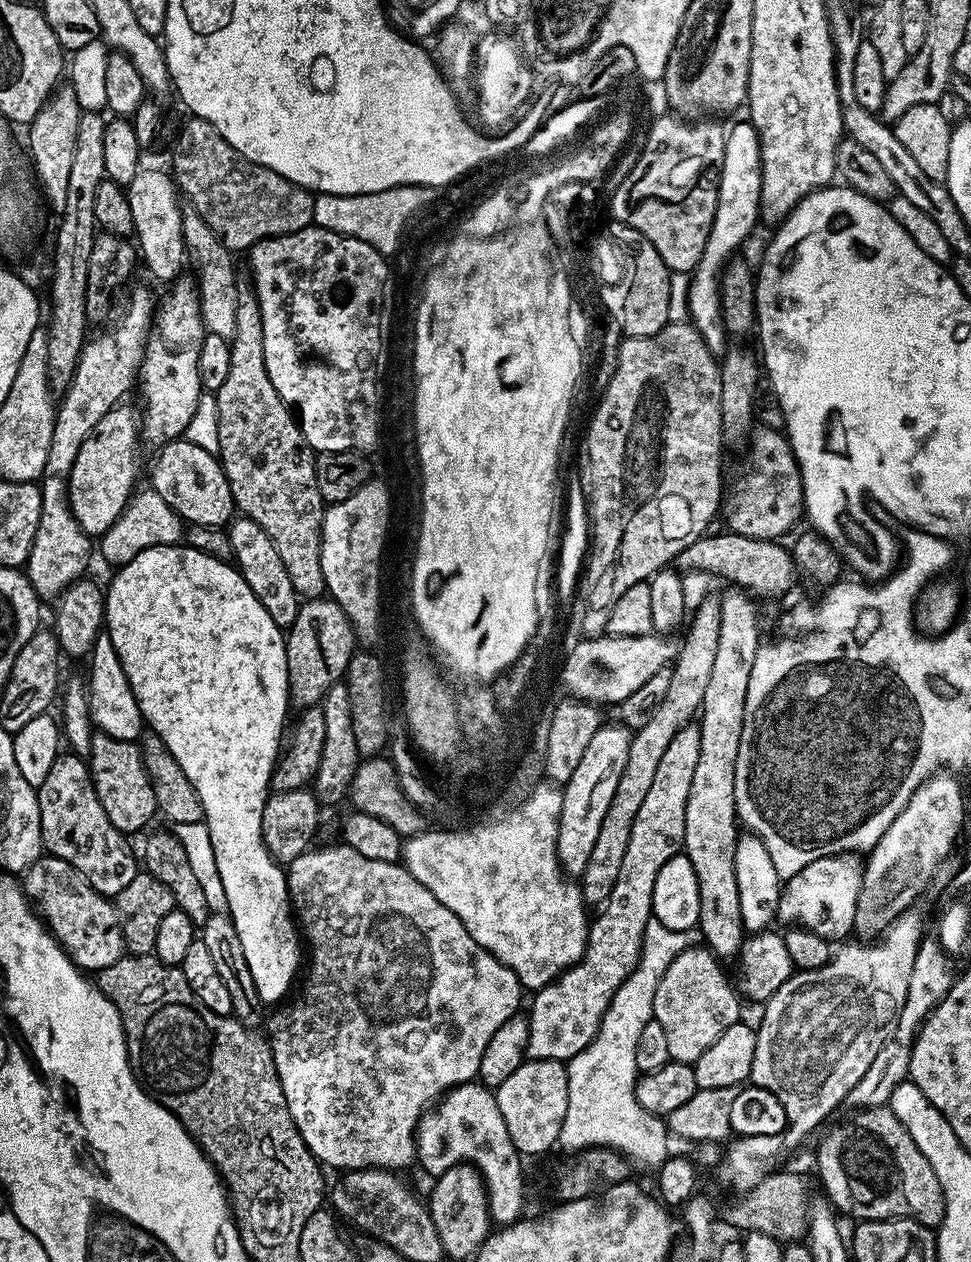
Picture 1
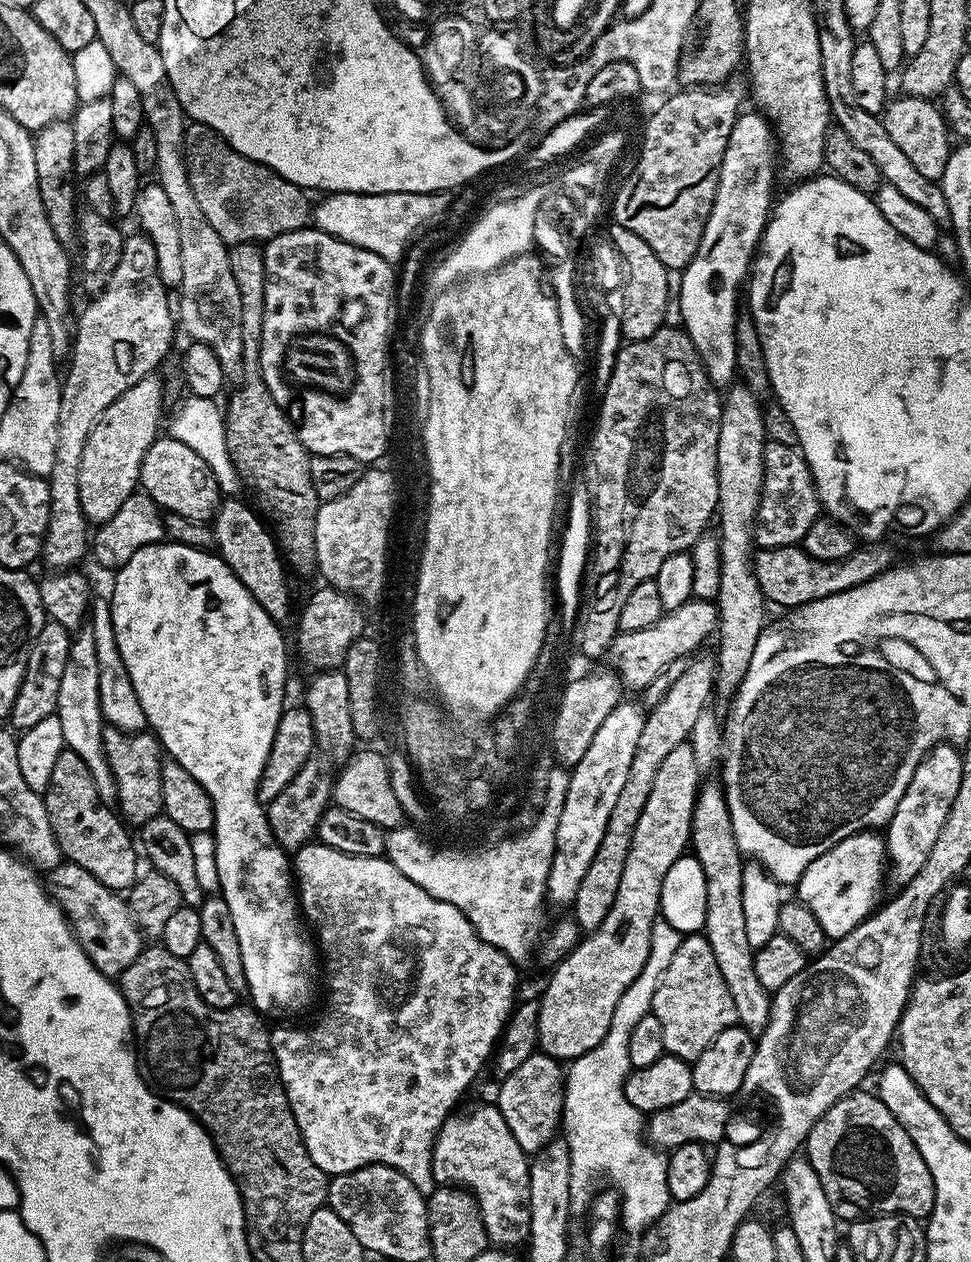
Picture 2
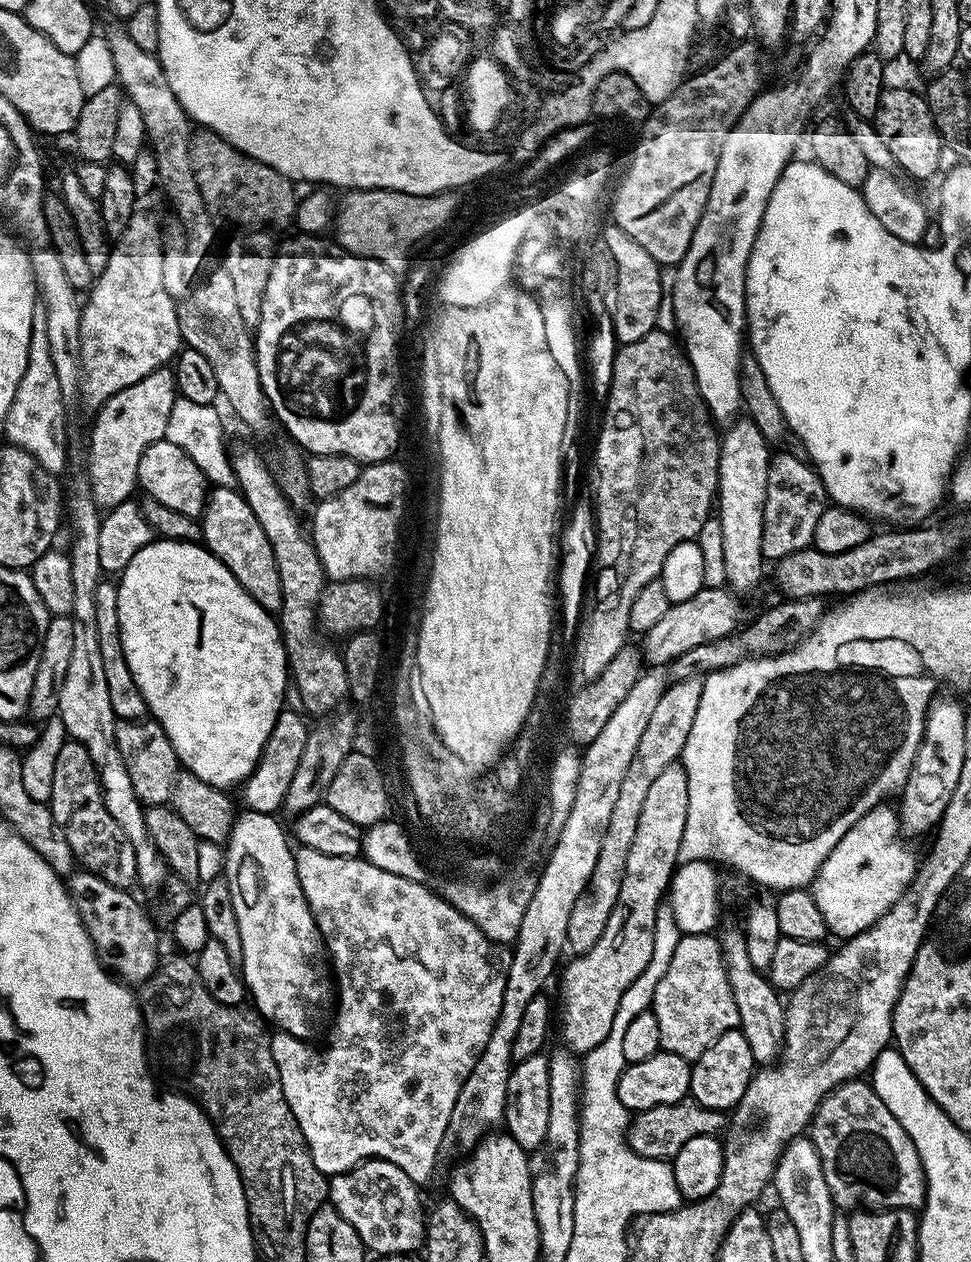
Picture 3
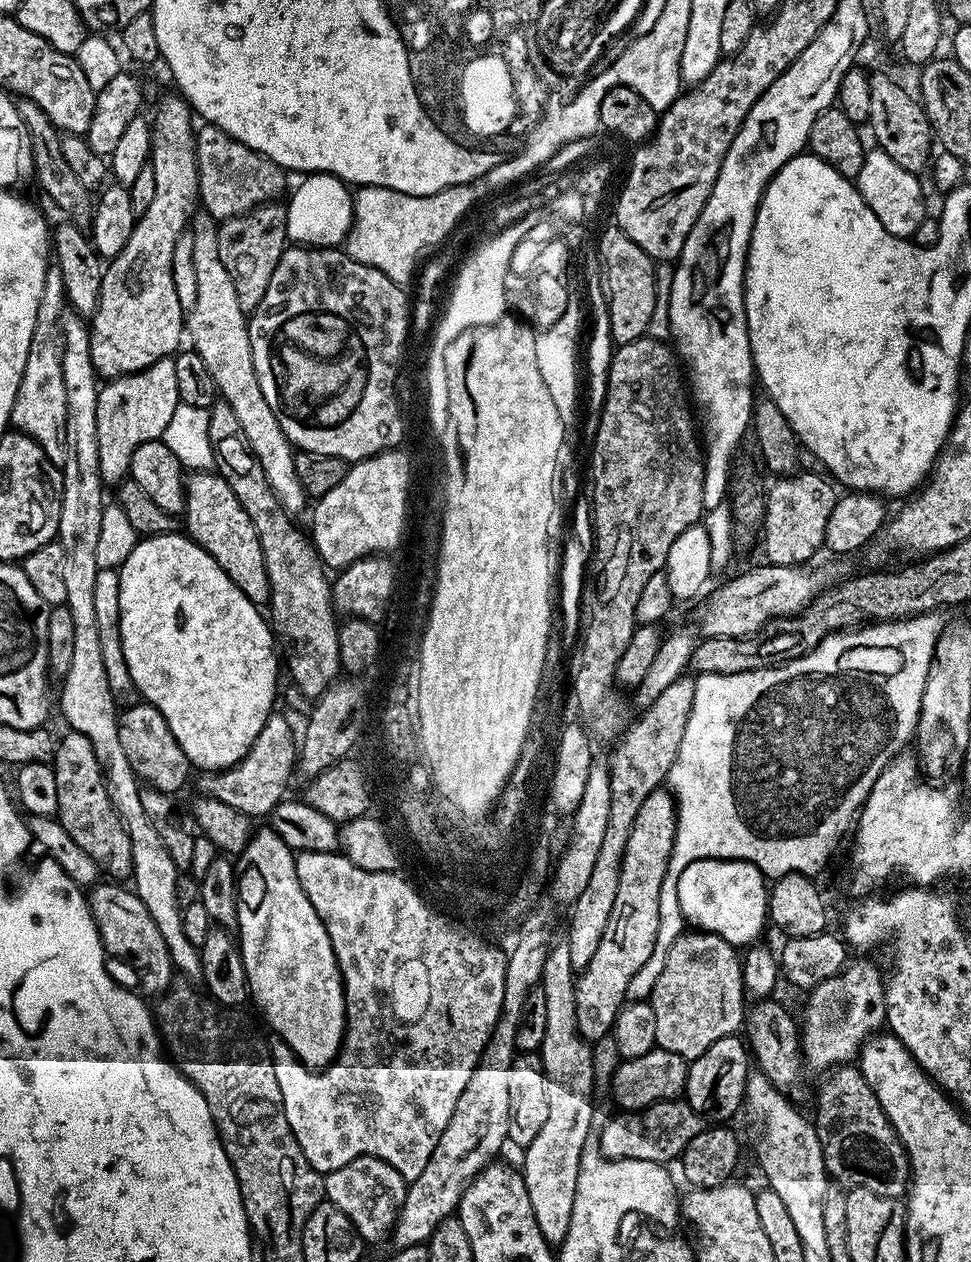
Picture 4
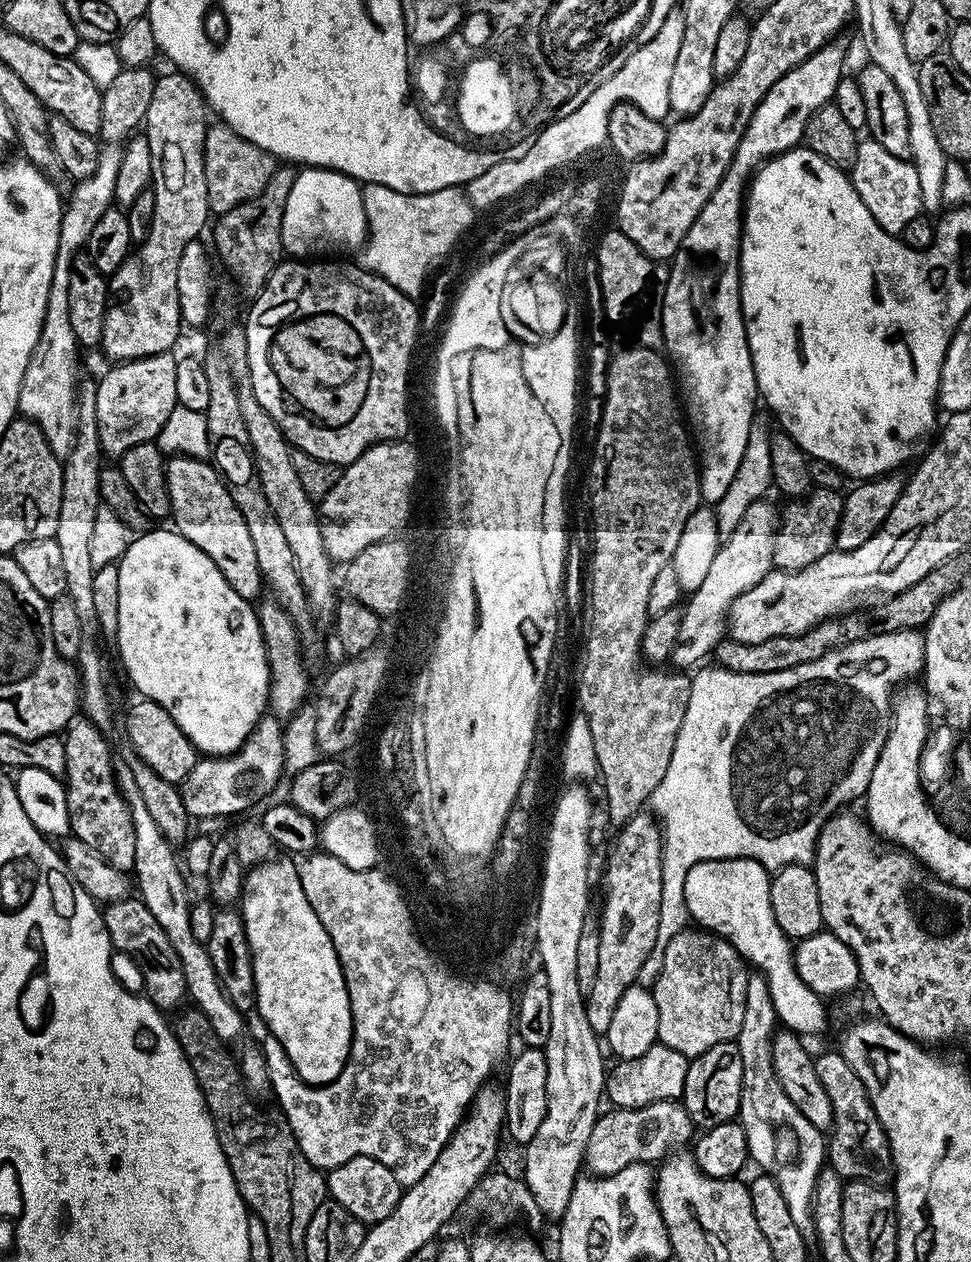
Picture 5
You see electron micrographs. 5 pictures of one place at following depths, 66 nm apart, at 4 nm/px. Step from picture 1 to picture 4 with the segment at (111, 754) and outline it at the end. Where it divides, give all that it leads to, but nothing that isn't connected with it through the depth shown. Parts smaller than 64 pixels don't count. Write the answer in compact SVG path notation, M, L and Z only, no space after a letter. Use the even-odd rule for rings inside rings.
M139 702L123 709L118 715L118 738L141 785L159 792L179 793L179 788L188 780L188 772L193 771L192 763L186 758L186 750L178 746L178 738L174 738L170 726L166 726L166 718L158 714L155 706Z

